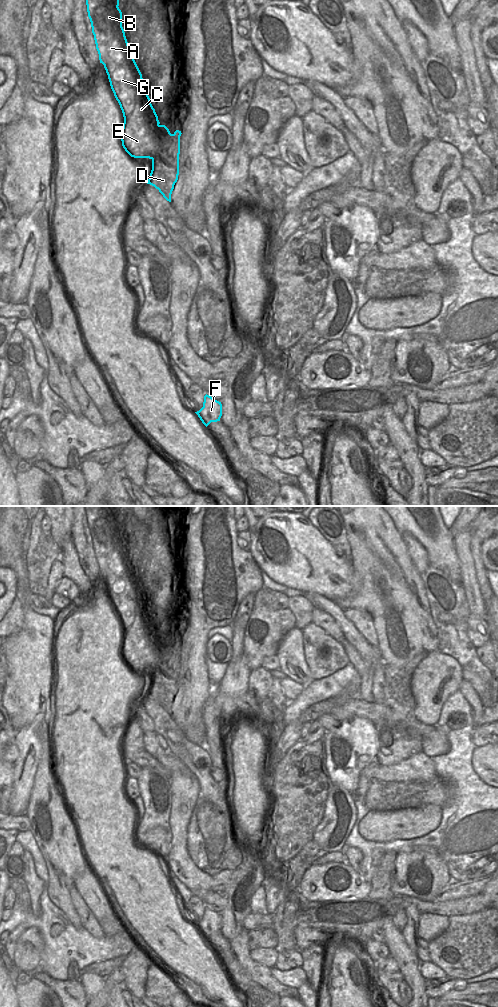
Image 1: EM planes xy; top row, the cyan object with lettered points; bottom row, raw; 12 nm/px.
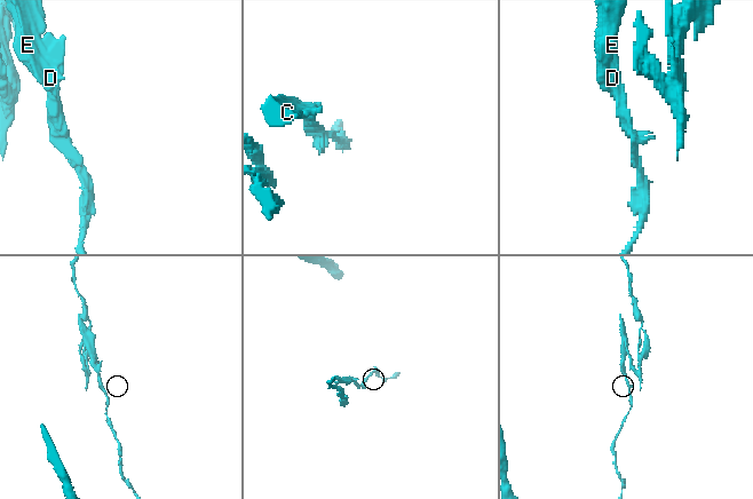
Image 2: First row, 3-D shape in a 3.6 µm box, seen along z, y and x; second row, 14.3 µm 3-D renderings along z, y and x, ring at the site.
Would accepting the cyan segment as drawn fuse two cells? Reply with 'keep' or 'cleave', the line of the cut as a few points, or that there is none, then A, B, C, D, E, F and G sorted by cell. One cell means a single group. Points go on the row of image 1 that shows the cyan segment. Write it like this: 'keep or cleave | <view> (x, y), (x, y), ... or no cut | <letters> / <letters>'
cleave | xy (158, 124), (154, 130), (158, 151), (152, 159) | A B C E G / D F

